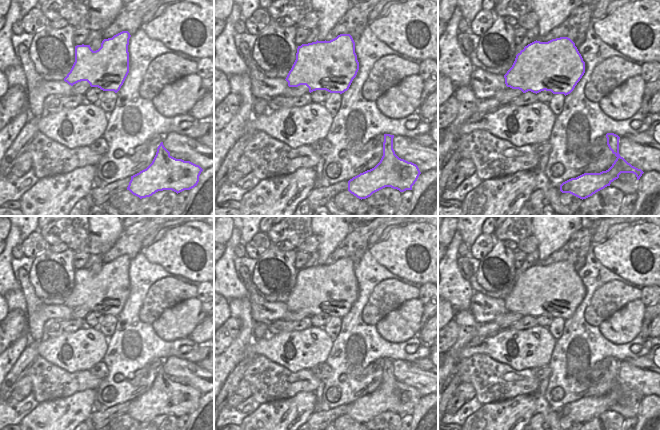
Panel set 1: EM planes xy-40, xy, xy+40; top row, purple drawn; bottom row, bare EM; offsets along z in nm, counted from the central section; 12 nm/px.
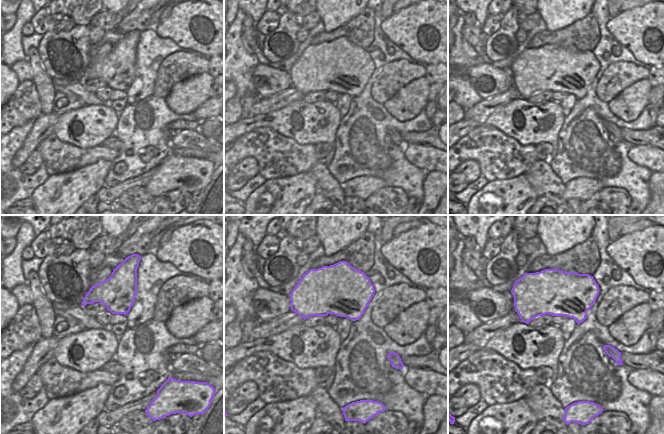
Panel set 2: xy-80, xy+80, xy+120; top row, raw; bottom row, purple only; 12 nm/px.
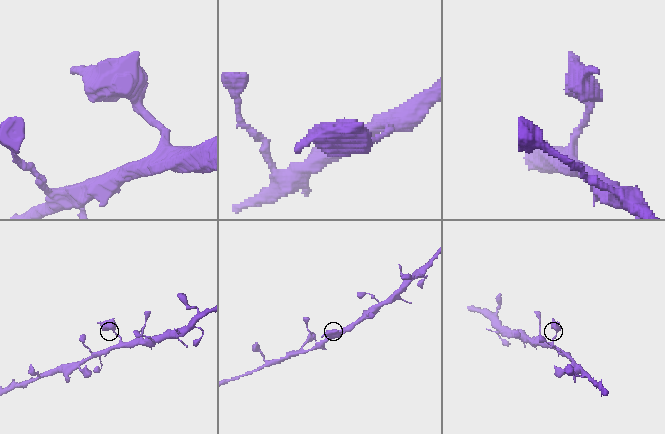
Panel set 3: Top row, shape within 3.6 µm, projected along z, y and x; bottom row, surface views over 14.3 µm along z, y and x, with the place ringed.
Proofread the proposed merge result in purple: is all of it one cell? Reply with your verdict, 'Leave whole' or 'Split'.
Leave whole

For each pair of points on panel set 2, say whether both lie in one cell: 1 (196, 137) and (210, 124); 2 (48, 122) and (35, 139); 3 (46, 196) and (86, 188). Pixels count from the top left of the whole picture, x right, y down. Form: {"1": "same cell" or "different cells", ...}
{"1": "different cells", "2": "same cell", "3": "same cell"}

